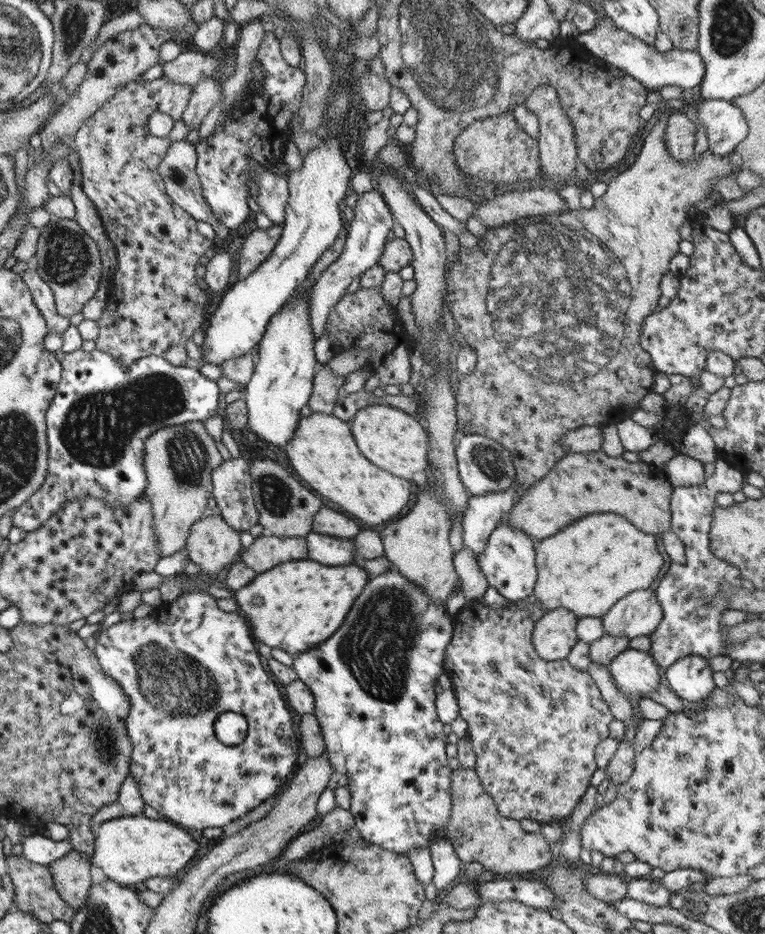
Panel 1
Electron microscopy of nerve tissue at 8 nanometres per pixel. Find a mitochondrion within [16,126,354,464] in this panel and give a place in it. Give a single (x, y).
(67, 258)

